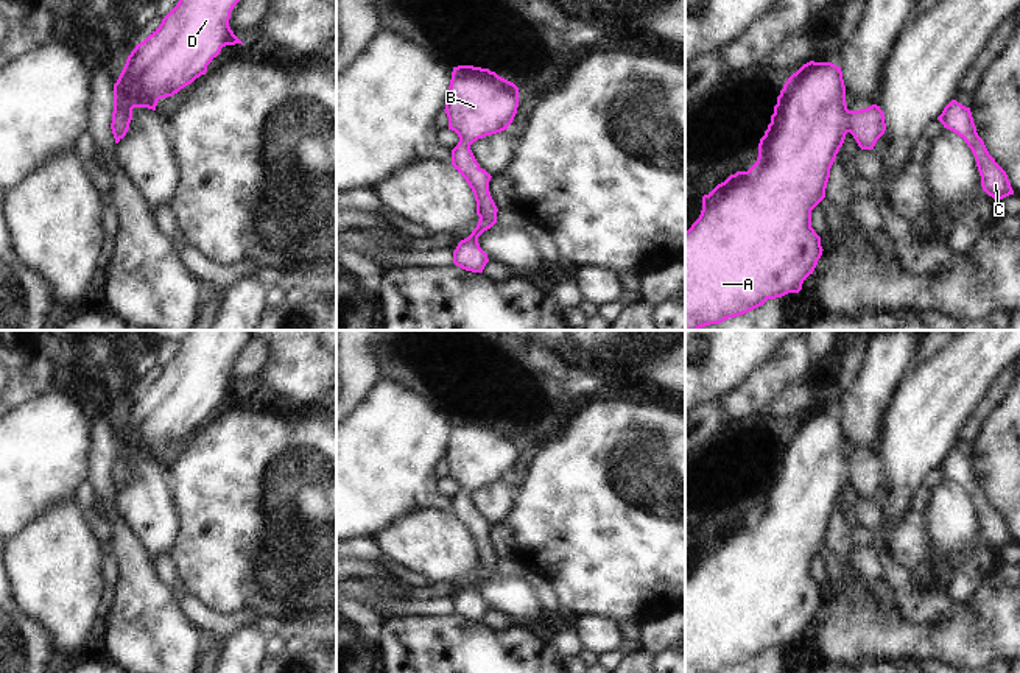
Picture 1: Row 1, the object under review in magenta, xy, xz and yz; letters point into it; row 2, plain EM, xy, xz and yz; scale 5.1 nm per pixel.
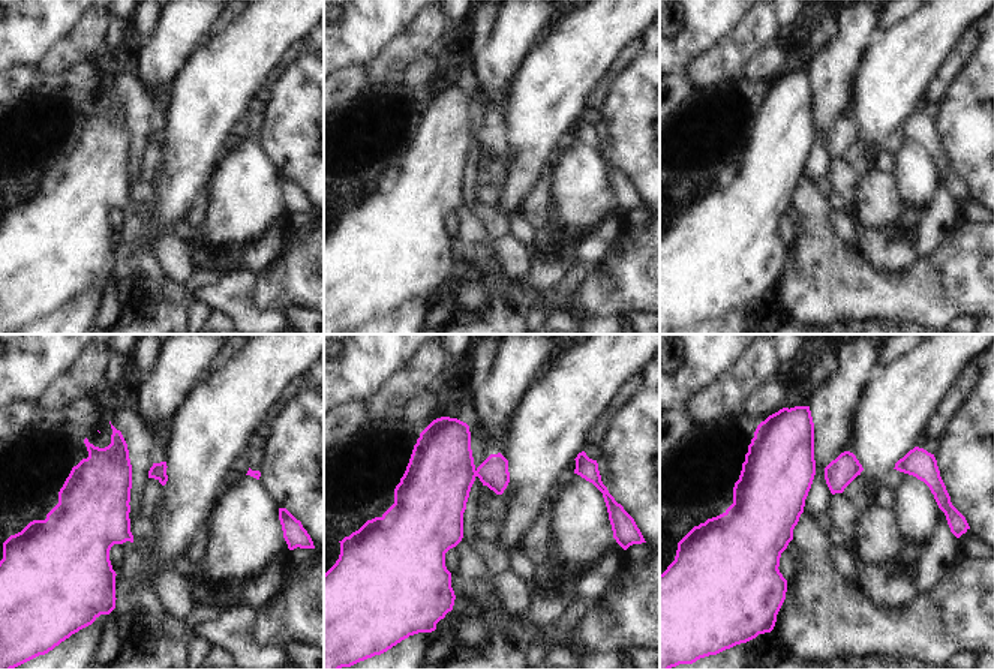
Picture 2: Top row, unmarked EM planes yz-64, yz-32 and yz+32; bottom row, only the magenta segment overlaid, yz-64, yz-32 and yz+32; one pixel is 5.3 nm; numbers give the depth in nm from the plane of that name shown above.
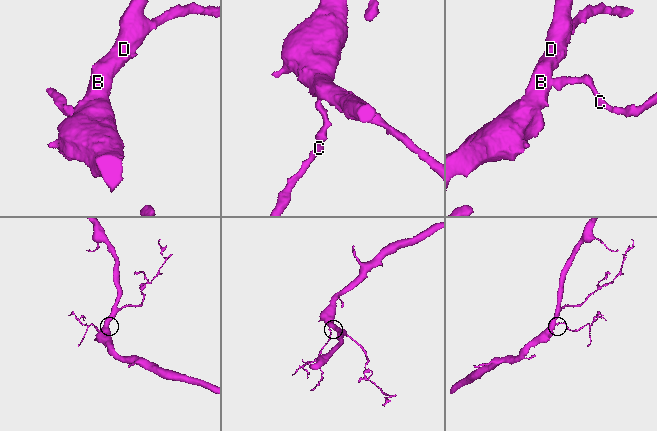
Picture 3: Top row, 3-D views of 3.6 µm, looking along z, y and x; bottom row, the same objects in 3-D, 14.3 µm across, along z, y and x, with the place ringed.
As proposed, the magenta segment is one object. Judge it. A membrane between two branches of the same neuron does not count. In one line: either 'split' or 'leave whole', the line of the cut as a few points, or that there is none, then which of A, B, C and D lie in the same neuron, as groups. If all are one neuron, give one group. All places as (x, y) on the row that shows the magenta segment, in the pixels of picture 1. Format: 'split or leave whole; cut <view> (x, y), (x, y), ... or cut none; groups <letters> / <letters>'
leave whole; cut none; groups A B C D

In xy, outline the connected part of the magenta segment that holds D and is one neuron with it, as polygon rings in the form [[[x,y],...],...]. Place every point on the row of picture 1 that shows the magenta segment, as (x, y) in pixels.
[[[179,0],[162,23],[135,48],[114,84],[114,112],[111,129],[118,143],[128,132],[134,107],[156,111],[160,98],[173,97],[201,75],[223,47],[243,42],[229,26],[234,6],[240,0]]]

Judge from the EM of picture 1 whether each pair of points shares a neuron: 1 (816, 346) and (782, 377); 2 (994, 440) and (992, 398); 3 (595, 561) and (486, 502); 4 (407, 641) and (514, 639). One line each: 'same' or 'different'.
1: different
2: different
3: different
4: same

